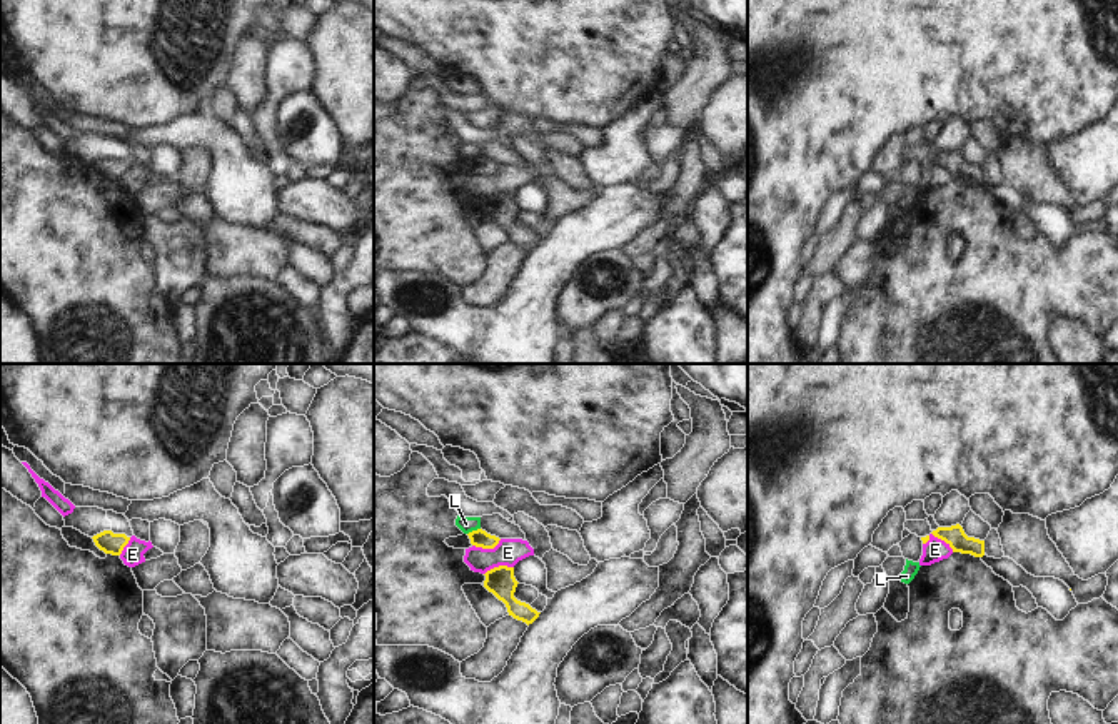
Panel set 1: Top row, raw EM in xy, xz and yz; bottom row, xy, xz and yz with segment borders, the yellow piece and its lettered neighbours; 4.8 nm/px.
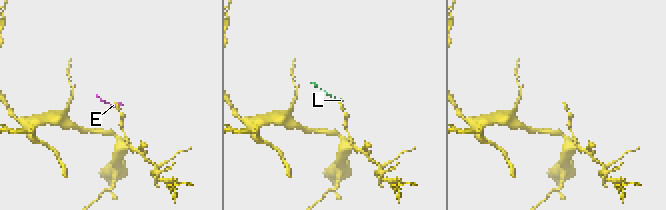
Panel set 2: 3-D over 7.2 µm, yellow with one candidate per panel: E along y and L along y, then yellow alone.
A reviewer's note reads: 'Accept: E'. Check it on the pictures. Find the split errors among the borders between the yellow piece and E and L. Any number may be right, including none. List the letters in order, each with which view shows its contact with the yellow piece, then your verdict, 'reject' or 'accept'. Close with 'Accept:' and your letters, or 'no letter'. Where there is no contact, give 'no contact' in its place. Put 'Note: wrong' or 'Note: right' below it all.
E: contact in yz; reject
L: contact in xz; reject
Accept: no letter
Note: wrong

